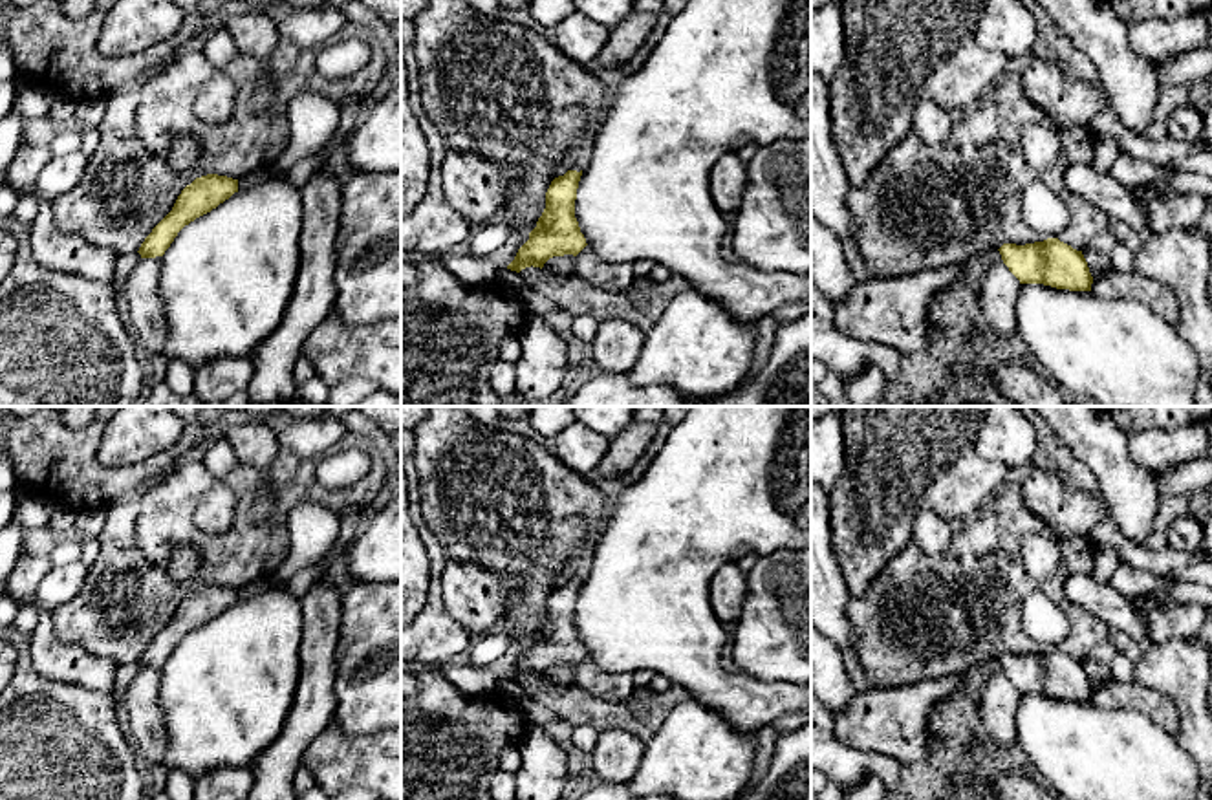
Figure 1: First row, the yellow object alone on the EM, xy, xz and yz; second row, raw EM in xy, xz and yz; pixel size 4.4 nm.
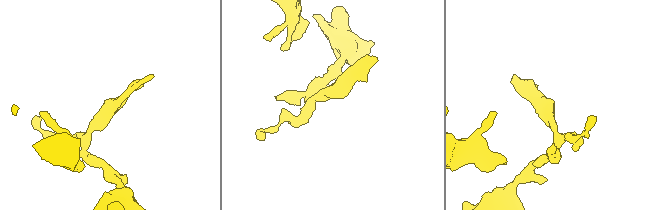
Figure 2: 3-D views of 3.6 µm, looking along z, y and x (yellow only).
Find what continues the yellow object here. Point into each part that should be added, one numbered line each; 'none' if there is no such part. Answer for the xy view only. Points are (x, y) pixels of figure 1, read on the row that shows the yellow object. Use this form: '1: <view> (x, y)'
none

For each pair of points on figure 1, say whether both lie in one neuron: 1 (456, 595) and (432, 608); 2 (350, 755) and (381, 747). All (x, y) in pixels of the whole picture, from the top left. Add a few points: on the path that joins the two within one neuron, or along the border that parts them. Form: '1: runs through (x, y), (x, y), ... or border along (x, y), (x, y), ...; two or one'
1: border along (440, 586), (445, 610), (464, 628), (467, 637); two
2: runs through (357, 755), (374, 755); one

